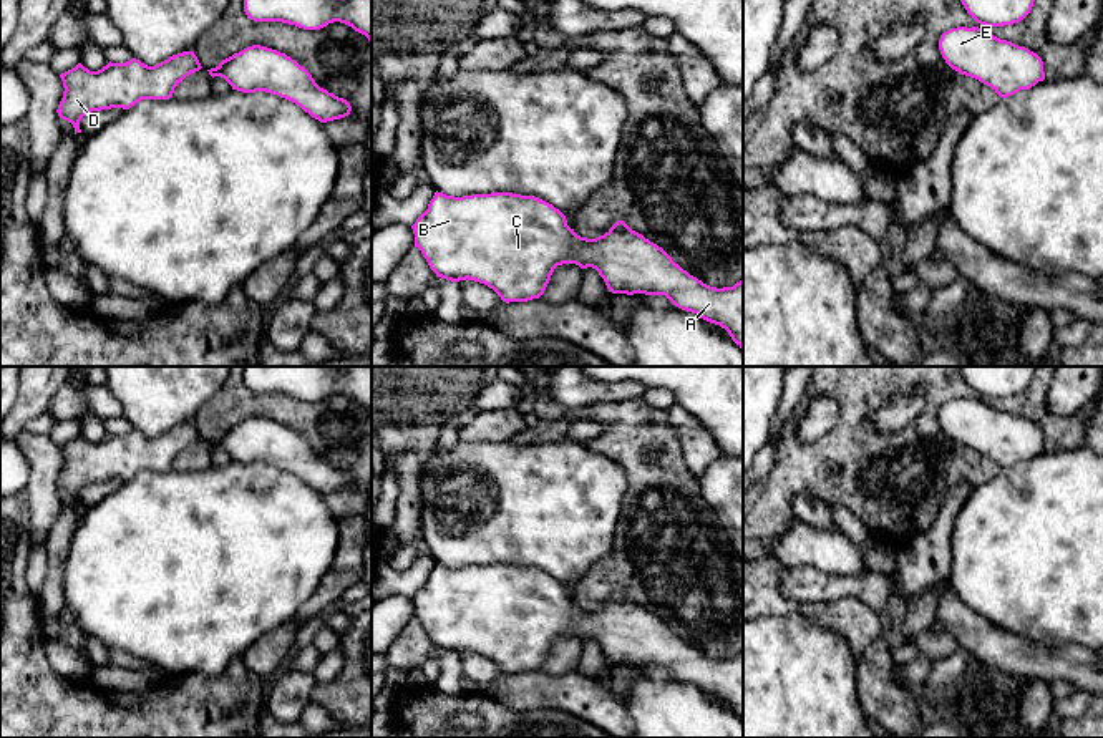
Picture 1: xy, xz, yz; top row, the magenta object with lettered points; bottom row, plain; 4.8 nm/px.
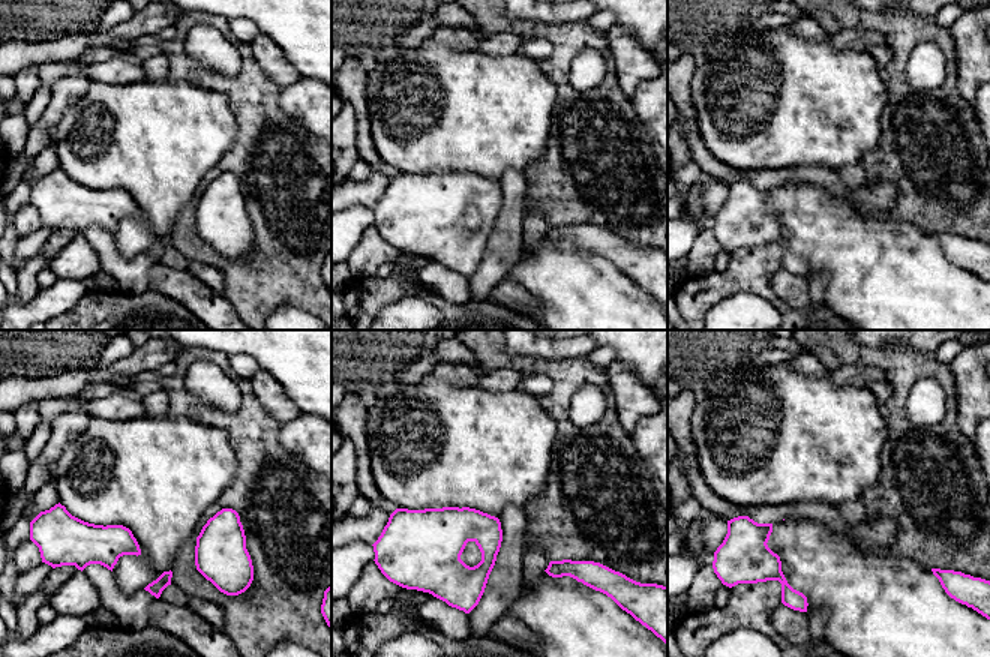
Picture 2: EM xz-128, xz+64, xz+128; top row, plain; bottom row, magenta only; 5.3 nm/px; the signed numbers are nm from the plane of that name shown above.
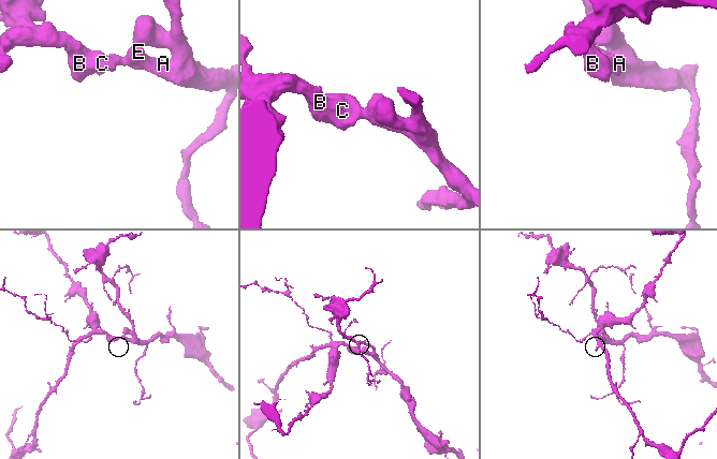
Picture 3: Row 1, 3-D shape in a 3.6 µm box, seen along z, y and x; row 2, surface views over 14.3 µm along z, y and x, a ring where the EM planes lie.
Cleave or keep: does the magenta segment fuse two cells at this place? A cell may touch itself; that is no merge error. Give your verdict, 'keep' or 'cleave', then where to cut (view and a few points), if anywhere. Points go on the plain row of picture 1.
keep | no cut

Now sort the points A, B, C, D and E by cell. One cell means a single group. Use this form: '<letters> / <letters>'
A B C D E

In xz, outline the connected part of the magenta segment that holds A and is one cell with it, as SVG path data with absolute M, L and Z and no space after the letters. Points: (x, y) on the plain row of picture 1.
M436 562L411 600L415 619L436 648L484 655L506 675L539 670L557 637L576 635L595 640L612 665L665 667L675 678L725 700L743 721L743 652L733 658L710 658L624 592L617 592L604 607L587 610L567 597L559 580L534 567L491 564L454 569Z

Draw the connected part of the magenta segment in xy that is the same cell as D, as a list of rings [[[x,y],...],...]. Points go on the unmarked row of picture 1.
[[[182,423],[148,438],[136,430],[126,435],[108,435],[90,443],[81,435],[60,446],[63,469],[58,488],[81,504],[80,493],[91,483],[123,479],[129,481],[141,471],[169,471],[174,459],[202,438],[194,423]]]

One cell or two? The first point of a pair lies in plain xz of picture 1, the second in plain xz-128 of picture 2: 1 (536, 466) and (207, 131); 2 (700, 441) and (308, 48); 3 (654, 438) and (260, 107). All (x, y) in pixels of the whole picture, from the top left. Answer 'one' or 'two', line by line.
1: one
2: two
3: one

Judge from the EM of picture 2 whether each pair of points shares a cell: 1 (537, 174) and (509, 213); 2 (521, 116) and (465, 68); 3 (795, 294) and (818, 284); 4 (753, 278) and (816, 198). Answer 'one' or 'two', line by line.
1: two
2: one
3: two
4: two

